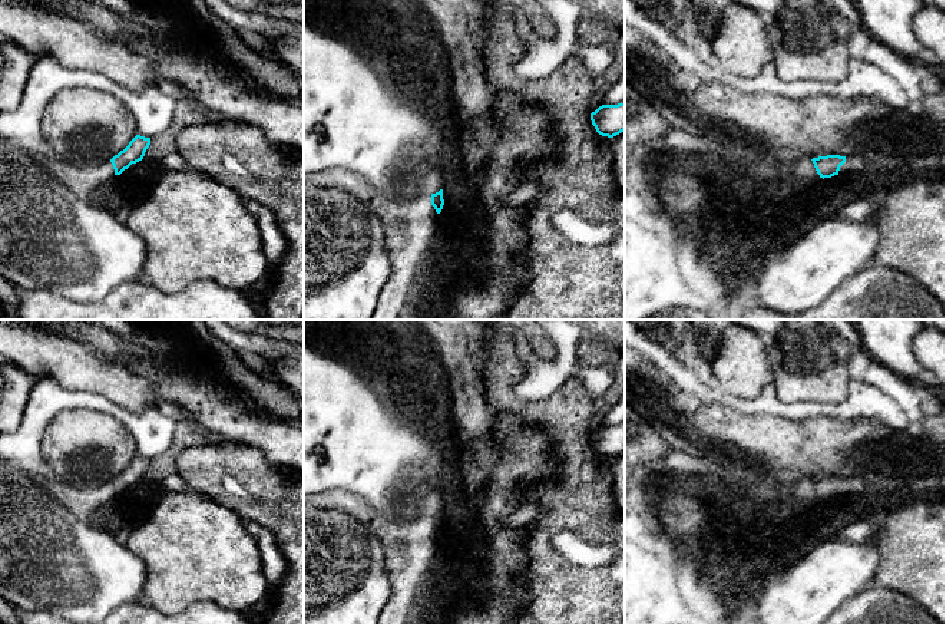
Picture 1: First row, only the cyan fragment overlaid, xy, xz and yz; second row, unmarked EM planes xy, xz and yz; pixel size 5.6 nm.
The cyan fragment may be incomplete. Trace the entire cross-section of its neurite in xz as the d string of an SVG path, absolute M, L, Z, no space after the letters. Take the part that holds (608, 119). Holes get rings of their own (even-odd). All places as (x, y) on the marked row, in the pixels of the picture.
M625 102L602 105L591 113L592 125L602 136L613 138L625 131Z

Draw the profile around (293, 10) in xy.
M225 0L239 11L254 17L269 16L288 22L304 23L304 0Z

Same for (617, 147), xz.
M625 131L611 138L608 159L612 164L616 184L625 192Z

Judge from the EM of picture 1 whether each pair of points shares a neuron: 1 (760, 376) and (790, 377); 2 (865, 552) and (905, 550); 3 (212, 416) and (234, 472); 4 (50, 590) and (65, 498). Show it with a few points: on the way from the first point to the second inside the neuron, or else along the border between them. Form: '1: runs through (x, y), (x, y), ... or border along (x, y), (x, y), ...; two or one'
1: border along (767, 349), (767, 363), (773, 375), (773, 383); two
2: border along (867, 541), (879, 555), (879, 567), (870, 584); two
3: border along (222, 441), (255, 448); two
4: border along (53, 497), (72, 511); two

